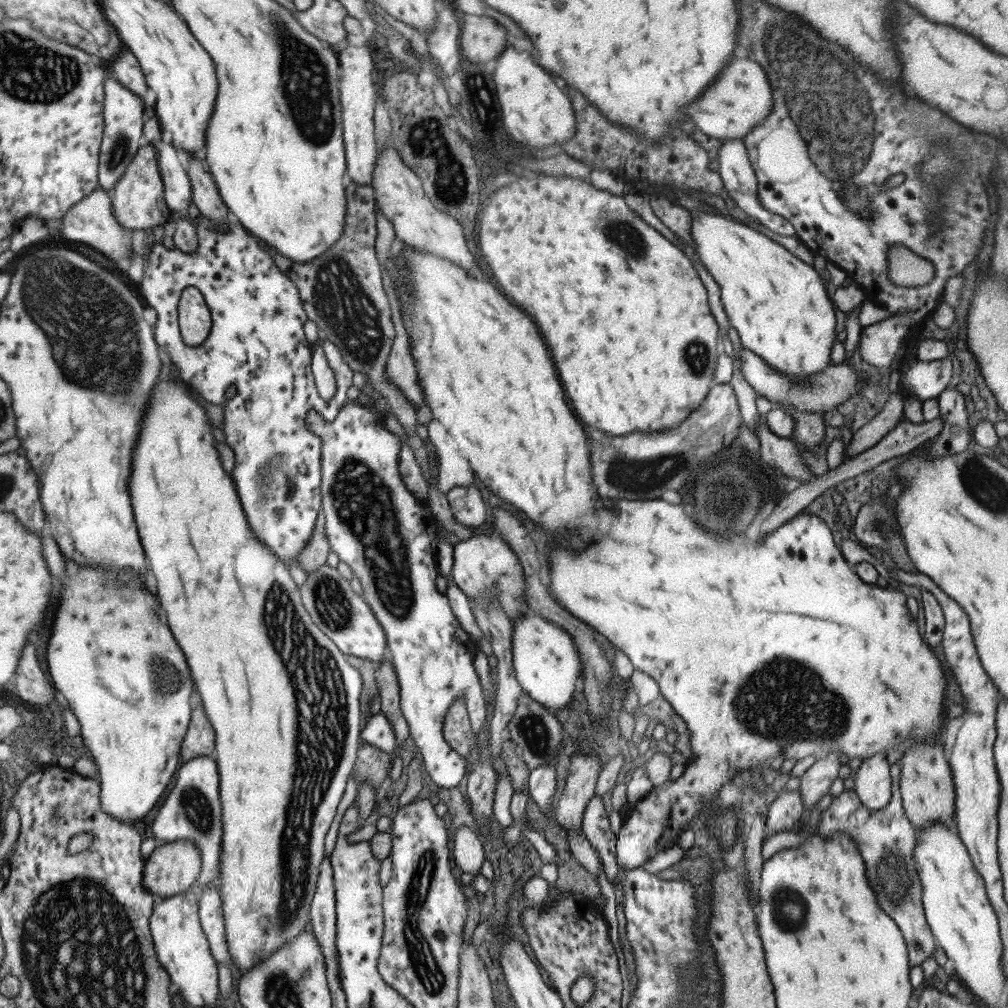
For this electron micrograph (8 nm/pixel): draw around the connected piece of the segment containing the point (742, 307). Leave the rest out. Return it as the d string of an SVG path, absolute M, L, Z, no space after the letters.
M695 201L693 206L689 207L692 214L692 226L690 226L690 236L694 239L696 250L700 262L707 268L708 272L713 276L716 284L720 287L722 304L728 318L729 326L734 328L741 340L741 346L746 350L759 356L768 366L777 370L778 373L784 373L786 377L790 377L797 385L800 381L807 381L808 377L813 377L816 373L822 373L830 365L834 365L830 361L830 349L837 341L836 339L836 313L835 305L832 301L831 287L828 284L828 279L820 271L819 267L808 265L801 259L794 256L783 245L772 240L768 236L761 234L758 230L754 230L750 226L744 224L744 221L736 219L728 214L727 210L718 211L716 208L708 204L701 204L700 201Z

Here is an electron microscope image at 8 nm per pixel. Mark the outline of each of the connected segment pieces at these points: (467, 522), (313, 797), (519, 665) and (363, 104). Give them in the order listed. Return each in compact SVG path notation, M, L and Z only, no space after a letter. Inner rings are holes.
M474 485L454 486L447 492L447 499L454 518L461 525L478 527L485 522L487 506Z
M167 377L156 383L151 401L141 420L141 429L137 436L140 442L136 444L131 456L133 463L129 476L129 491L139 539L150 562L152 576L156 578L156 588L158 588L156 594L161 602L161 610L186 658L206 717L215 730L213 757L219 772L223 824L219 891L223 902L230 962L236 964L243 975L254 965L259 965L259 962L271 957L272 953L277 953L278 949L292 942L298 934L310 926L311 902L316 890L320 863L325 856L326 834L330 830L330 824L342 795L346 792L348 777L353 772L357 759L362 722L359 700L363 681L360 672L347 661L347 656L342 654L332 639L313 623L301 601L299 587L290 577L288 567L252 532L246 513L243 511L235 480L222 467L220 455L216 450L216 438L212 432L214 426L208 421L206 409L192 397L191 391L192 388L181 378L176 382ZM262 916L268 918L268 926L259 928L259 919Z
M526 613L513 622L512 643L515 676L523 691L548 712L566 708L582 680L582 661L572 637L542 616Z
M348 42L344 50L337 55L339 68L342 69L340 79L340 100L343 116L343 141L347 176L356 185L372 186L372 172L376 166L378 149L374 139L374 106L376 106L376 88L372 81L372 54L368 44L354 46Z

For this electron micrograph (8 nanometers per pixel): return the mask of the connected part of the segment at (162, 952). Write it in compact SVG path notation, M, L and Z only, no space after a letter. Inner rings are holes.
M194 890L157 899L149 919L157 959L167 970L172 983L192 1006L214 1004L218 1000L219 976L217 960L212 956L209 940L199 918L199 904Z

